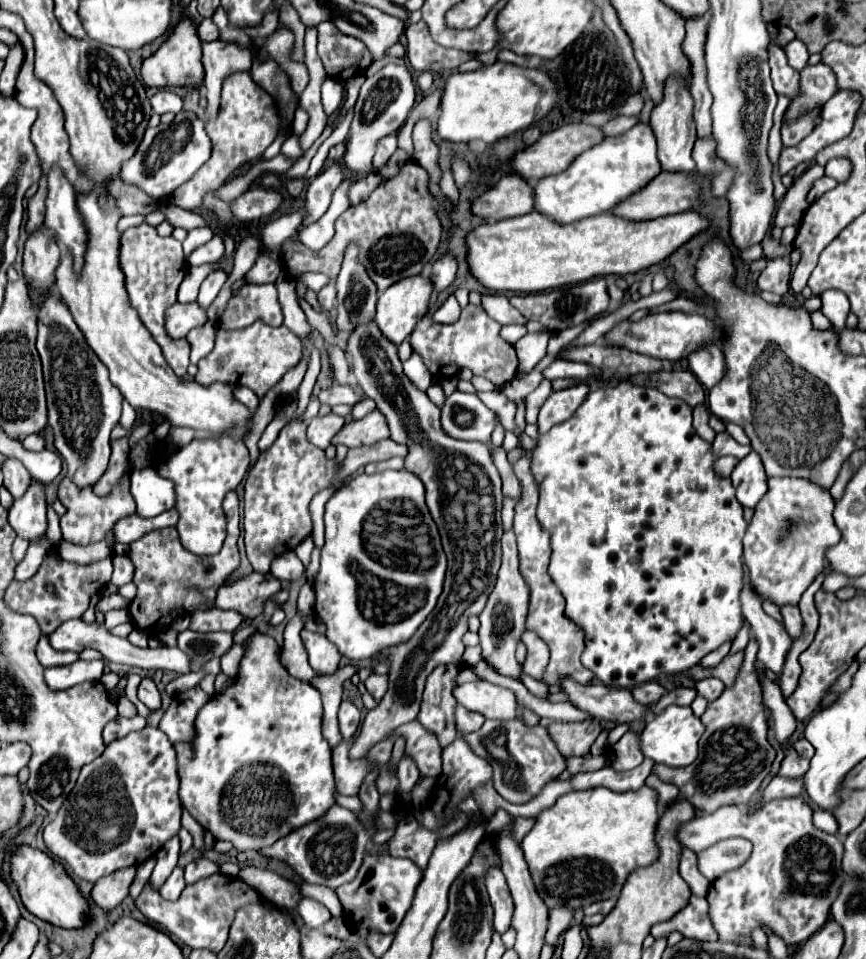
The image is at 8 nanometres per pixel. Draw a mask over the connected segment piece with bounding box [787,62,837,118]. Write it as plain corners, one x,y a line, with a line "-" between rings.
823,62
817,66
807,66
801,70
801,88
805,94
791,102
787,108
789,118
809,112
817,104
825,104
837,92
837,76
833,76
833,72

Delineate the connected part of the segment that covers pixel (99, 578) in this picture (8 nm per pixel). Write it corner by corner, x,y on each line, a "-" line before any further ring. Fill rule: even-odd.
45,556
39,572
25,582
13,580
9,584
9,588
5,590
3,600
5,600
5,604
9,604
9,608
13,612
33,616
39,622
43,634
51,634
65,620
81,618
81,614
89,608
91,596
101,592
101,588
105,588
105,584
109,584
111,572
113,572
111,558
81,566
81,564
63,560
61,556
-
49,586
53,590
47,590

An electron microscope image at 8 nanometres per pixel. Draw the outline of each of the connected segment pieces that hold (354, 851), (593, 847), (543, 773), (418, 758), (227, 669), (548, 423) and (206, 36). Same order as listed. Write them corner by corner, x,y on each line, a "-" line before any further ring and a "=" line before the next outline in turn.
333,804
321,818
289,832
273,846
261,850
261,854
289,864
309,884
337,888
355,878
369,842
371,842
371,832
357,818
357,814
339,804
=
597,786
559,796
551,808
545,808
537,816
535,826
521,844
533,884
547,908
567,906
579,910
599,900
617,900
625,880
635,868
645,868
647,864
657,862
659,844
655,842
655,832
659,818
659,794
649,786
643,786
635,792
615,792
611,788
=
519,718
515,720
485,720
477,732
469,732
463,740
471,750
485,758
493,766
493,786
495,790
513,804
525,804
533,800
541,786
559,776
565,770
565,758
553,744
547,728
525,726
=
417,720
401,726
393,738
397,736
405,736
407,738
407,746
405,752
417,762
419,772
423,776
433,776
439,778
441,776
441,744
437,740
437,736
433,736
433,732
421,728
421,724
=
233,644
233,648
221,658
221,670
225,674
237,676
239,674
239,662
243,658
243,652
245,652
245,644
=
587,384
571,386
565,390
559,390
559,392
551,392
551,396
547,398
547,402
543,404
543,408
539,412
539,420
537,420
539,434
545,434
551,426
561,424
563,420
569,420
577,412
579,404
585,402
587,394
589,394
=
211,18
203,20
197,28
197,36
201,42
209,42
209,40
217,40
219,38
219,28
213,24

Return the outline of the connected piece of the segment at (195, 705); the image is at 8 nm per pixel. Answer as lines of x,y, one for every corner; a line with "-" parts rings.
200,687
187,690
179,696
173,696
173,702
169,704
169,708
165,710
159,722
159,728
167,734
171,744
191,740
195,716
201,710
201,706
207,704
209,700
211,696
205,694

